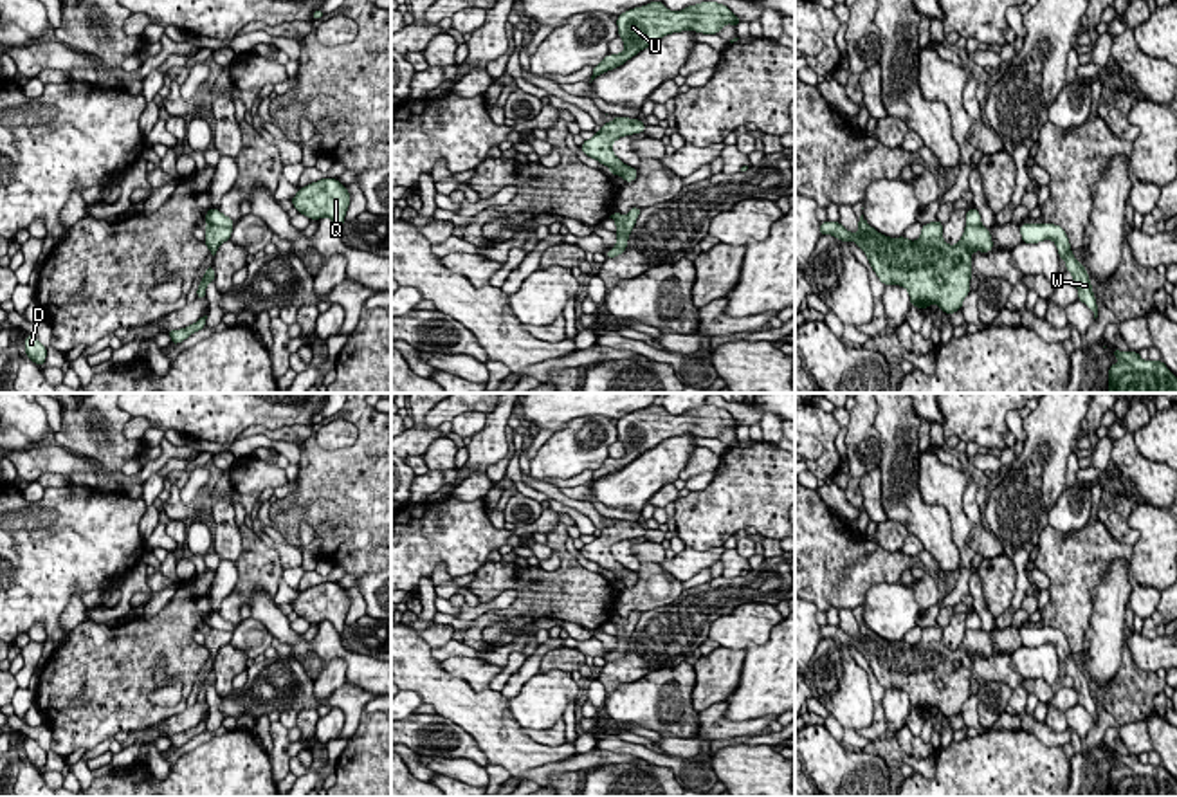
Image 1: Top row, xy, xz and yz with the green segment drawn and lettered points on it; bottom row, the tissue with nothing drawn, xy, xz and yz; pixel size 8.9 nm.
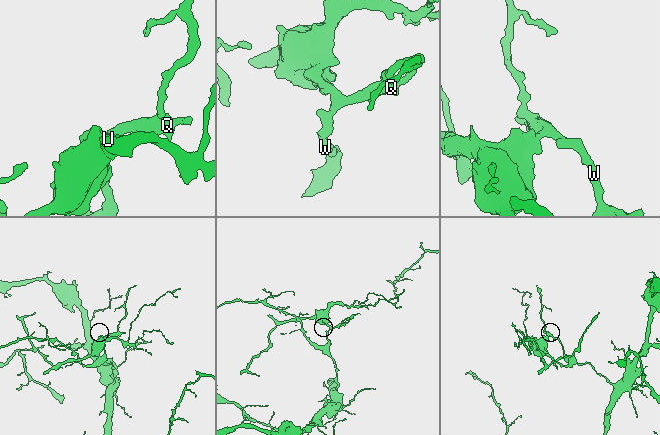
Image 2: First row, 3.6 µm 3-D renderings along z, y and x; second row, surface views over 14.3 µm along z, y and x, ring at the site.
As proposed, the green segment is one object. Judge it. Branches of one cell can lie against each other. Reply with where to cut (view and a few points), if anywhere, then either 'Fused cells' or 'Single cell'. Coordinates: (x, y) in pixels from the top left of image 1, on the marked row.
Split along xy (208, 224), (231, 229). Fused cells

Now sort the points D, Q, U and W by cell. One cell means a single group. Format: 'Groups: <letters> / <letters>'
Groups: D Q W / U

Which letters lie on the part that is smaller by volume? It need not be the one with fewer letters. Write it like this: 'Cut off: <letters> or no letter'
Cut off: U

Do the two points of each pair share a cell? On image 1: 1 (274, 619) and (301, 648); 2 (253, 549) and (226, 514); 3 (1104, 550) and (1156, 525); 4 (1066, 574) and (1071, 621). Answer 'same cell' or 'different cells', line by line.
1: same cell
2: different cells
3: different cells
4: same cell

